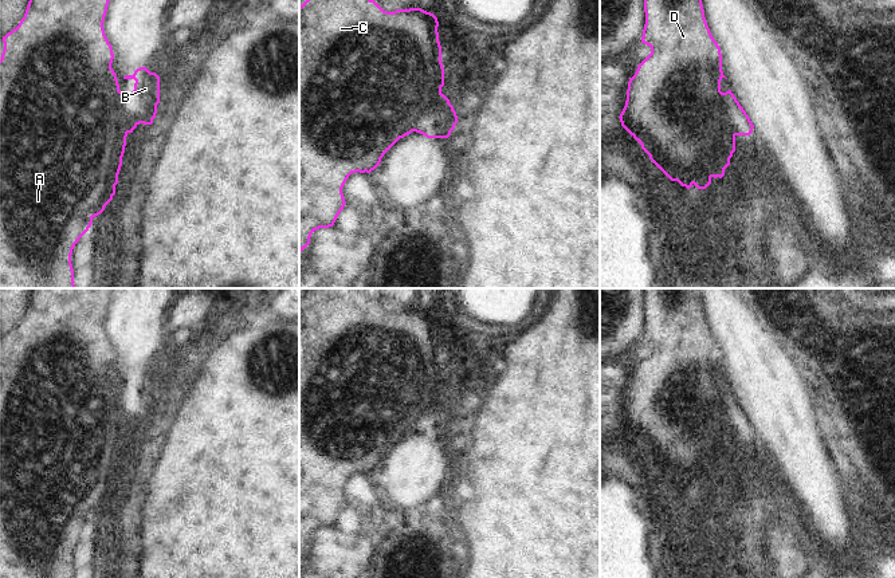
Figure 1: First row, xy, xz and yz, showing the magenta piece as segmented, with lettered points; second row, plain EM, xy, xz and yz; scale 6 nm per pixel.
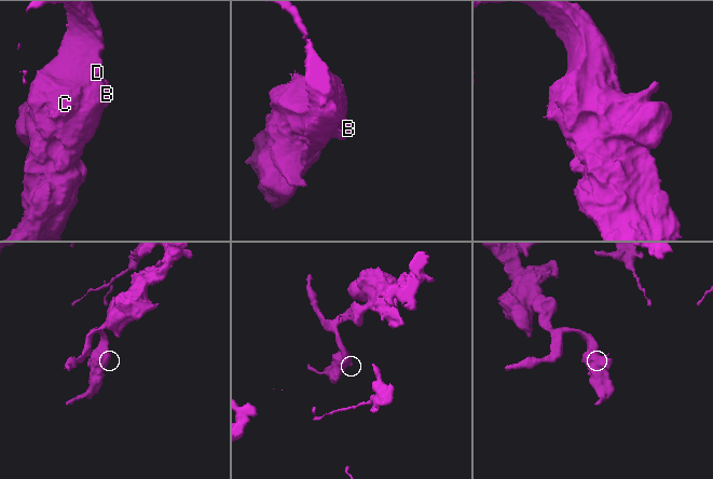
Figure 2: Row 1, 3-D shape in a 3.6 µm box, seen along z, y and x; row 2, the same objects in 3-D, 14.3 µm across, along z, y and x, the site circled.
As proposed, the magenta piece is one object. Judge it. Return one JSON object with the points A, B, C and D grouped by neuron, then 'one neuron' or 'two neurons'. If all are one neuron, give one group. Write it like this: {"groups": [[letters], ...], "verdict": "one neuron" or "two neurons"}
{"groups": [["A", "B", "C", "D"]], "verdict": "one neuron"}

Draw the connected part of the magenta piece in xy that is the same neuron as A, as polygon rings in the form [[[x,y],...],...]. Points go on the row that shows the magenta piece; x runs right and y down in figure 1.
[[[30,0],[24,17],[19,25],[3,36],[4,50],[0,59],[0,288],[76,288],[74,284],[74,270],[71,264],[71,255],[75,244],[91,227],[93,219],[105,211],[105,207],[113,200],[115,194],[115,185],[118,184],[118,174],[122,166],[122,157],[126,146],[126,137],[140,125],[152,125],[157,114],[157,105],[160,103],[160,76],[150,72],[146,67],[140,67],[133,75],[126,75],[123,79],[134,79],[134,90],[131,93],[121,91],[117,75],[111,68],[114,59],[113,47],[109,43],[103,21],[110,0]]]

